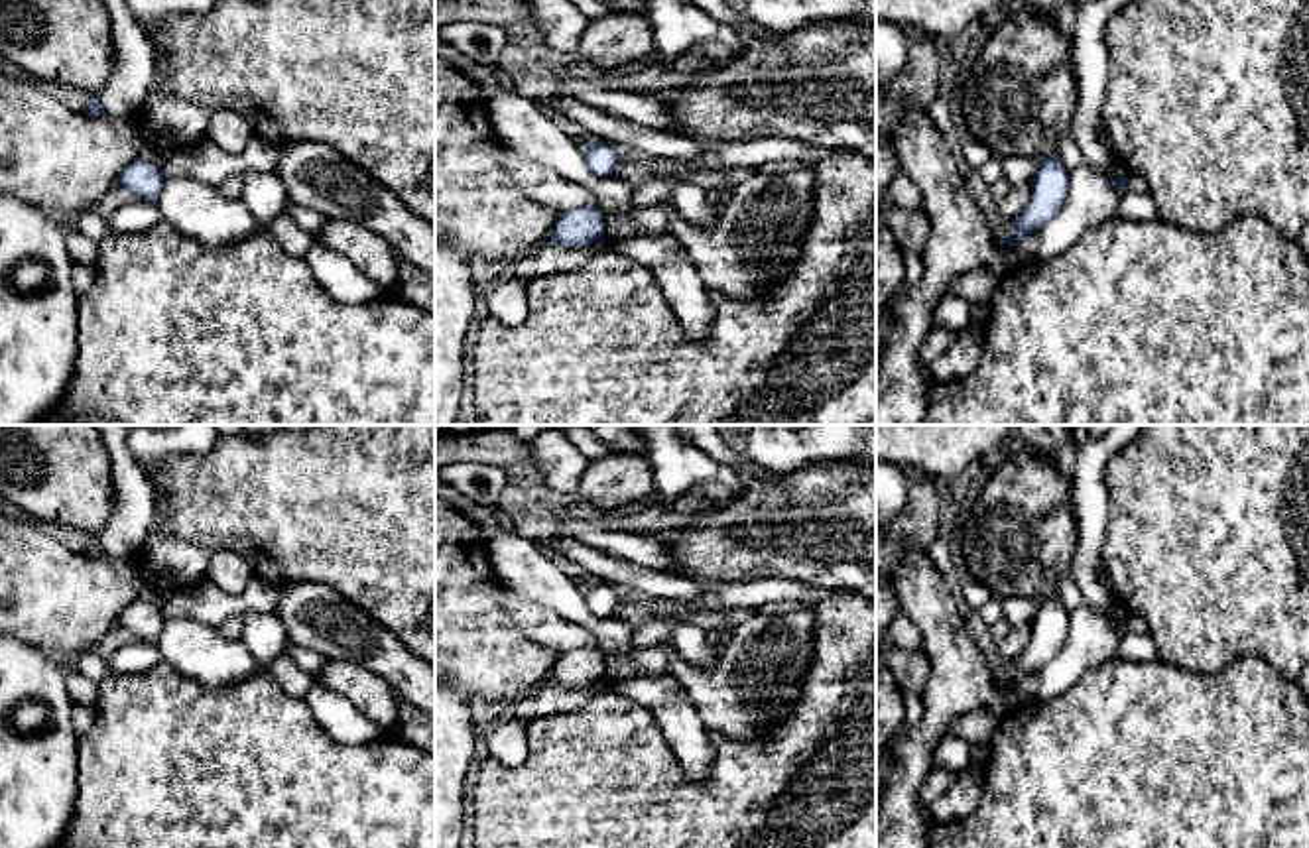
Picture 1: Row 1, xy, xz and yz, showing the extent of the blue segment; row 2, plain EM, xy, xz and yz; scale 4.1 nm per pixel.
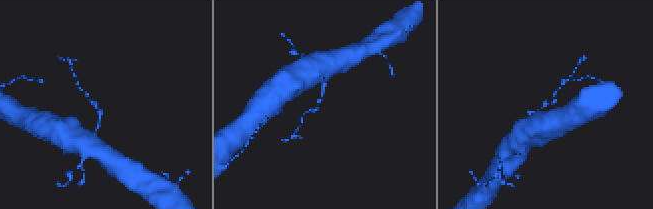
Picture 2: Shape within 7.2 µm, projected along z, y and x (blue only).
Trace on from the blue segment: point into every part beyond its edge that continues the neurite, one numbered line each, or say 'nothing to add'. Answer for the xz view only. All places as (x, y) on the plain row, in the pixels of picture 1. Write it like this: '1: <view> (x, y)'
nothing to add

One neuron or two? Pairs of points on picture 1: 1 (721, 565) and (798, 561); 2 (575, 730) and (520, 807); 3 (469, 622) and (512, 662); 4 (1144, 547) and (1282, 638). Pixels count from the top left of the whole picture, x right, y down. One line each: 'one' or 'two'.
1: one
2: one
3: one
4: one

